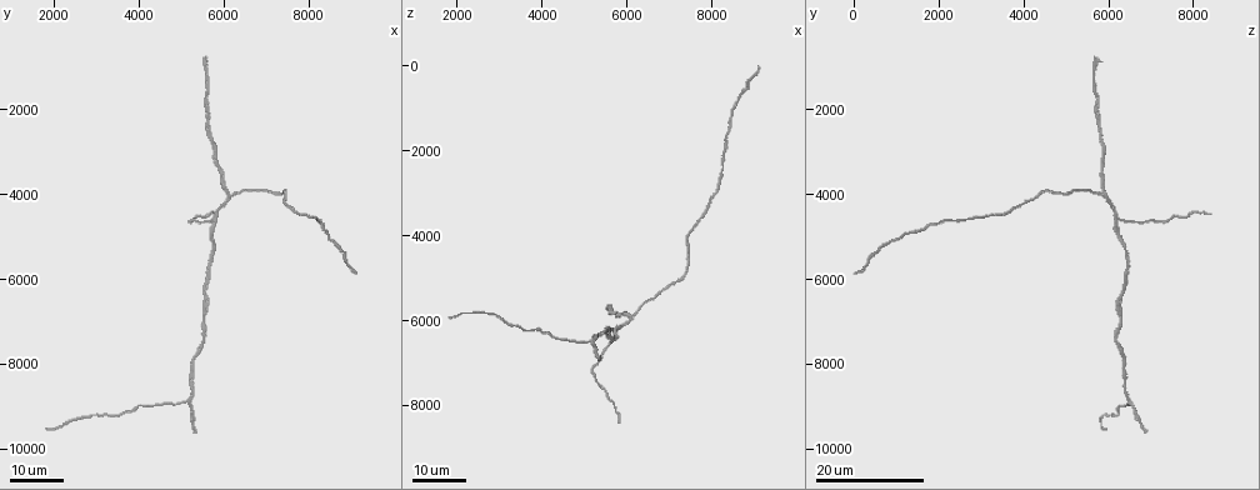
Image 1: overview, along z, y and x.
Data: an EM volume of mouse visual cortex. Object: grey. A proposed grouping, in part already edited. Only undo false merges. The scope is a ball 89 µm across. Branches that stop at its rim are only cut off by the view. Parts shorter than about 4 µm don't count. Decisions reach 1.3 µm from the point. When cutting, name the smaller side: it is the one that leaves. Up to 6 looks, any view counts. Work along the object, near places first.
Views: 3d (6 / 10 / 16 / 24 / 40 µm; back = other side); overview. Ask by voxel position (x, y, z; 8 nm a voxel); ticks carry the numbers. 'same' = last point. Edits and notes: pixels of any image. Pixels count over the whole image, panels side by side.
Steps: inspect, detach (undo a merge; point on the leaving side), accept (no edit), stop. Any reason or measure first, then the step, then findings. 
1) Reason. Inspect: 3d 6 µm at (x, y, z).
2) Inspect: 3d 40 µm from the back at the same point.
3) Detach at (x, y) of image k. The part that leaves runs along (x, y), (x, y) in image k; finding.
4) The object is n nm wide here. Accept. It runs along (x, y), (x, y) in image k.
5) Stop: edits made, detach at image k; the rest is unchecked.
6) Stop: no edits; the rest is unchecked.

A fork. Inspect: 3d 24 µm at (6150, 4050, 5900).

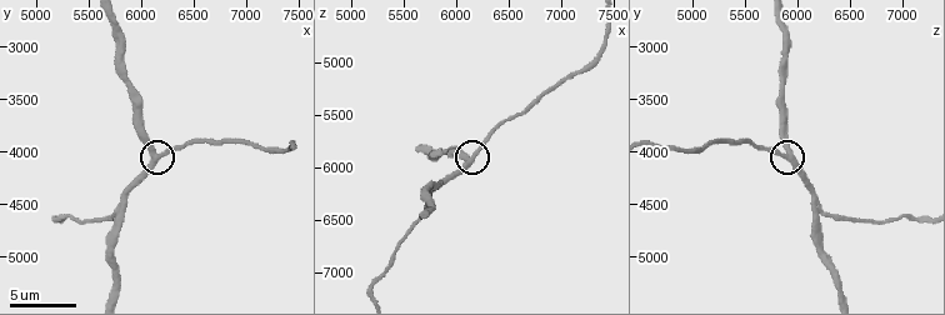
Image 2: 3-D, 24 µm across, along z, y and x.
Inspect: 3d 10 µm at (6180, 4020, 5860).

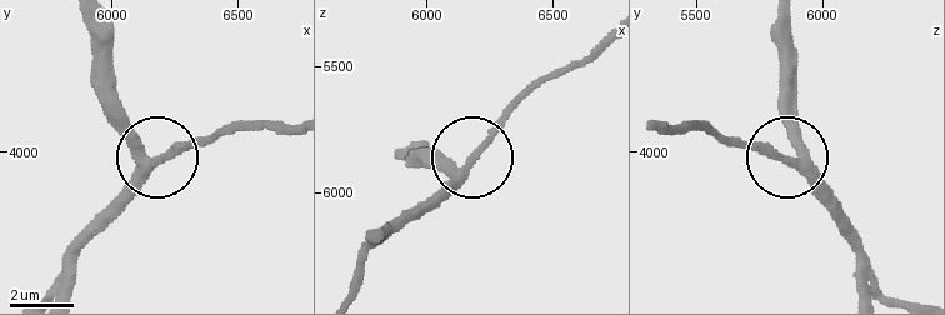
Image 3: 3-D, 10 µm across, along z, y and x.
3 arms meet here. Accept. All the same neuron.

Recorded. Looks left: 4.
Branch point. Inspect: 3d 10 µm at (5800, 4520, 6200).

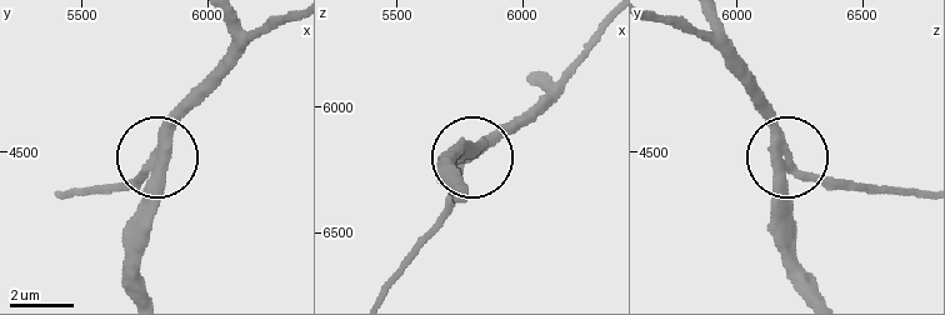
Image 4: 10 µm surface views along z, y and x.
Inspect: 3d 6 µm at (5790, 4530, 6190).

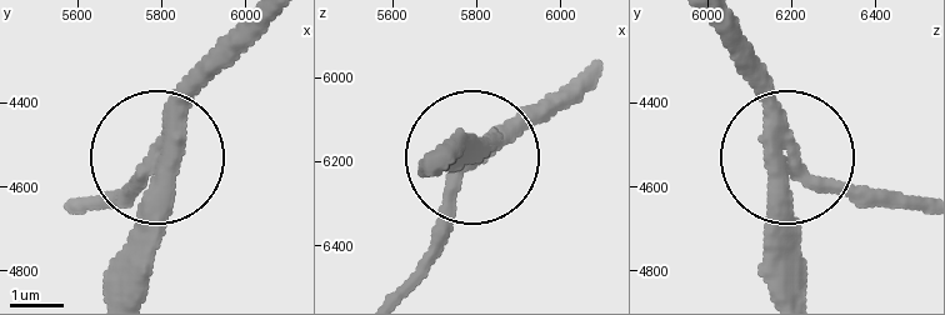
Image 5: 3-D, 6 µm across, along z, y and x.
The object is 320 nm wide here. Accept. It runs along (161, 155), (175, 115), (224, 65) in image 5; one neuron here.

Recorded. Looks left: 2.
Three-way junction. Inspect: 3d 24 µm at (5100, 8850, 6500).

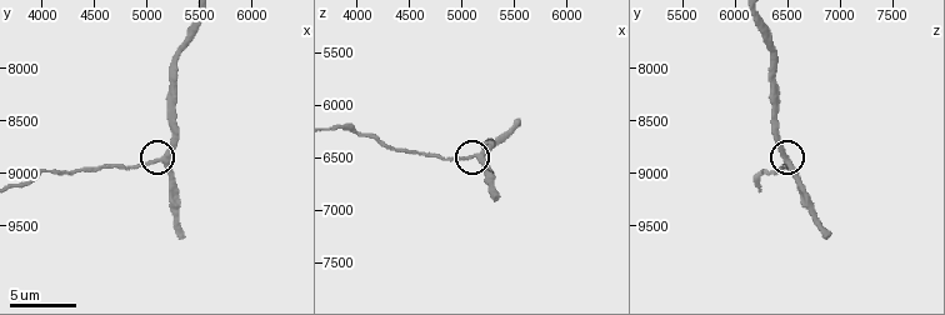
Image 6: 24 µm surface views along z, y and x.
Zoom in. Inspect: 3d 6 µm at (5120, 8860, 6500).

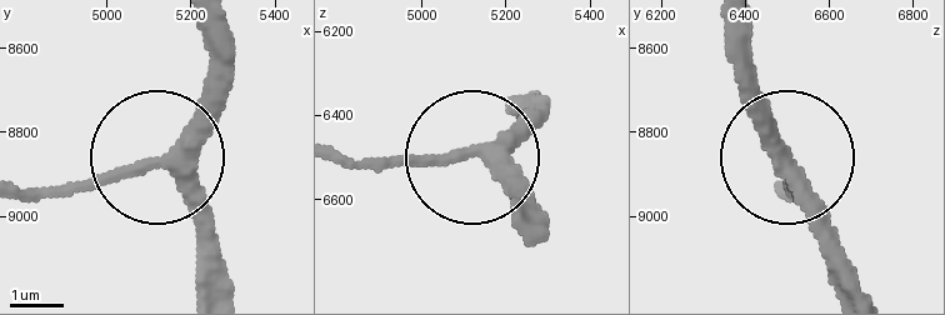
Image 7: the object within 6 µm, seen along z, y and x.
The side arm is 7 µm long; 3 arms meet here. Accept. All the same neuron.

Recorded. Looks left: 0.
Stop: no edits; the rest is unchecked.

